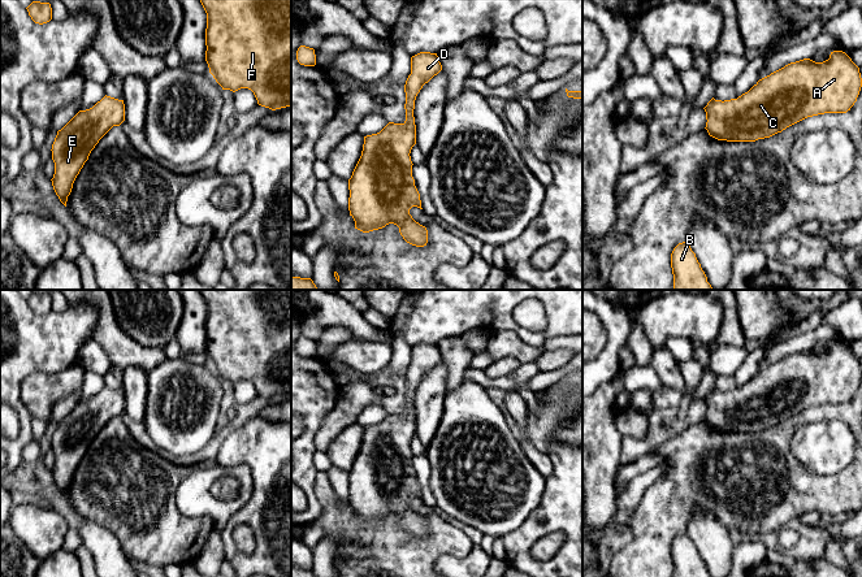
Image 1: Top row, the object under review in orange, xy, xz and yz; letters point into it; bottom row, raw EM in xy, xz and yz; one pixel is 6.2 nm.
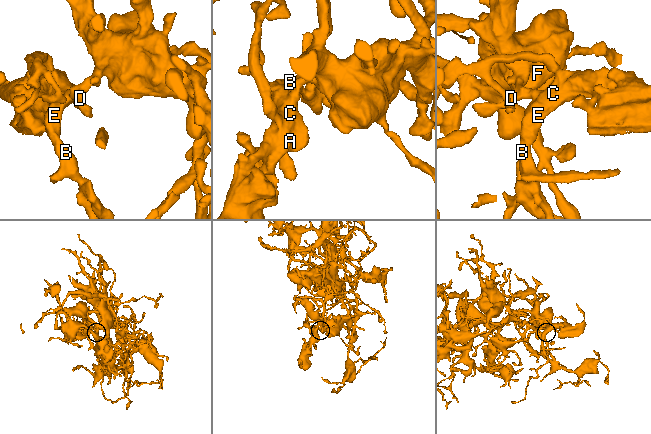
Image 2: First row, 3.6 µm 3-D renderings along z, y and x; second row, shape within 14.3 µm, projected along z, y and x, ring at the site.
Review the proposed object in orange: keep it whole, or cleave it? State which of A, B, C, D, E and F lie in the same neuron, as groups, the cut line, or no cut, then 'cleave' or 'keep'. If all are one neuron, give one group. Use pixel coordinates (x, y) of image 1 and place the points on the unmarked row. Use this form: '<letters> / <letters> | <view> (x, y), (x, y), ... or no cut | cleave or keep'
A B C D E F | no cut | keep

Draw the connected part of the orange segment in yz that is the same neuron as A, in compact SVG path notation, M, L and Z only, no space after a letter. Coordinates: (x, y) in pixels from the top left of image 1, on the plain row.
M842 342L815 353L803 350L759 370L737 390L715 391L703 399L710 428L755 433L813 407L846 404L862 378L859 359Z

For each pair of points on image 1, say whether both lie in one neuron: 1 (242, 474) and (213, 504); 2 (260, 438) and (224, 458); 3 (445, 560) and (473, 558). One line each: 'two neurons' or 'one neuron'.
1: one neuron
2: one neuron
3: one neuron

